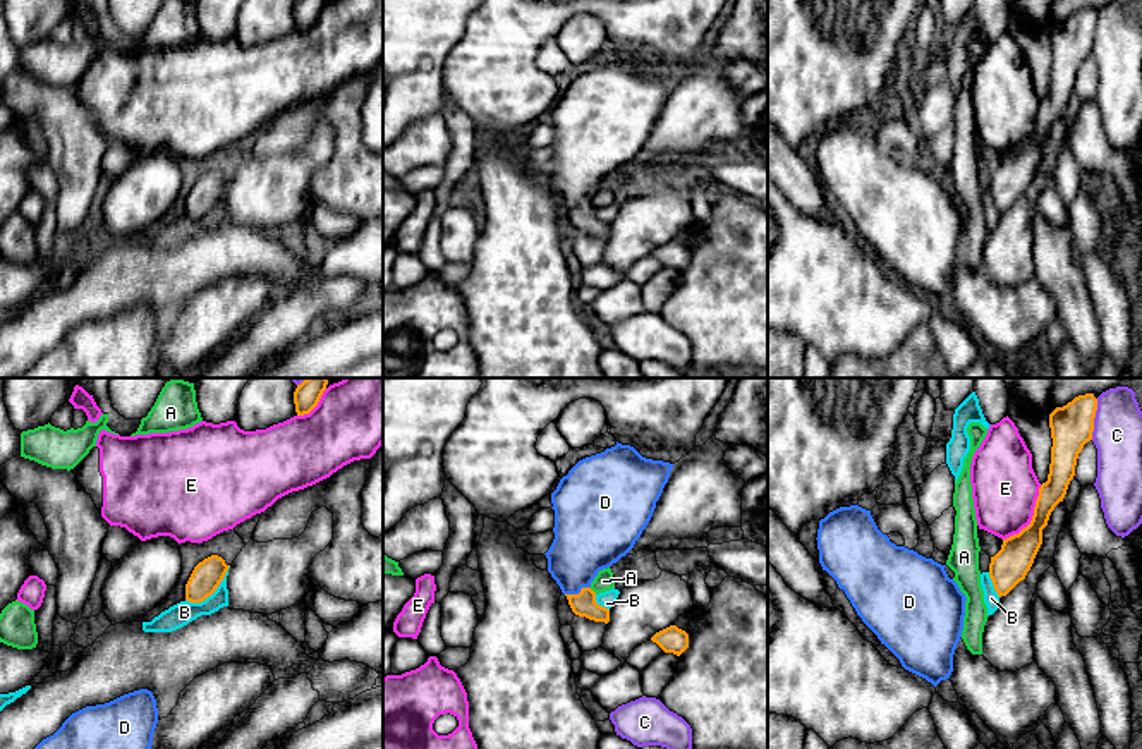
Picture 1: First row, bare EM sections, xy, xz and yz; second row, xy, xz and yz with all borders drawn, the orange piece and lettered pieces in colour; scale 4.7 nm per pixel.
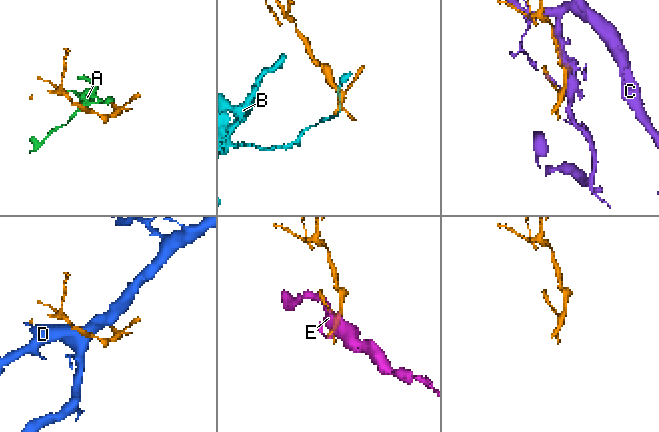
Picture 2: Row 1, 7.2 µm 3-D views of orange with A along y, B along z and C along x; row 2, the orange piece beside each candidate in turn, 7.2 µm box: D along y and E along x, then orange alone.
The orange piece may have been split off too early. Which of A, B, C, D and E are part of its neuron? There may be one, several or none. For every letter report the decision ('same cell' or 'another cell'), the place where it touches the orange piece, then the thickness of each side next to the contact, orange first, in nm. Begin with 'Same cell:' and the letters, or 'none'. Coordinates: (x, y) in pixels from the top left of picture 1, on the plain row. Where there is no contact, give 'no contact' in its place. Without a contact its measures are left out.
Same cell: D
A: another cell | xz (591, 205) | 110/90 nm
B: another cell | xy (212, 208) | 140/110 nm
C: another cell | yz (1093, 35) | 200/220 nm
D: same cell | xz (579, 208) | 110/300 nm
E: another cell | yz (1032, 133) | 170/300 nm

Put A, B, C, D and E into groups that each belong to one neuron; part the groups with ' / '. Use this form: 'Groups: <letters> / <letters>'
Groups: A / B / C / D / E

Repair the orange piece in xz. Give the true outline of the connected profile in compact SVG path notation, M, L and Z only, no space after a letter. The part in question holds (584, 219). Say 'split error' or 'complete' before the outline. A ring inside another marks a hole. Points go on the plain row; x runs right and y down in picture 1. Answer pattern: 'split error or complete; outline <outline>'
split error; outline M617 57L579 76L551 108L555 155L544 168L548 187L572 227L610 237L591 198L625 172L649 139L673 79L642 72Z

